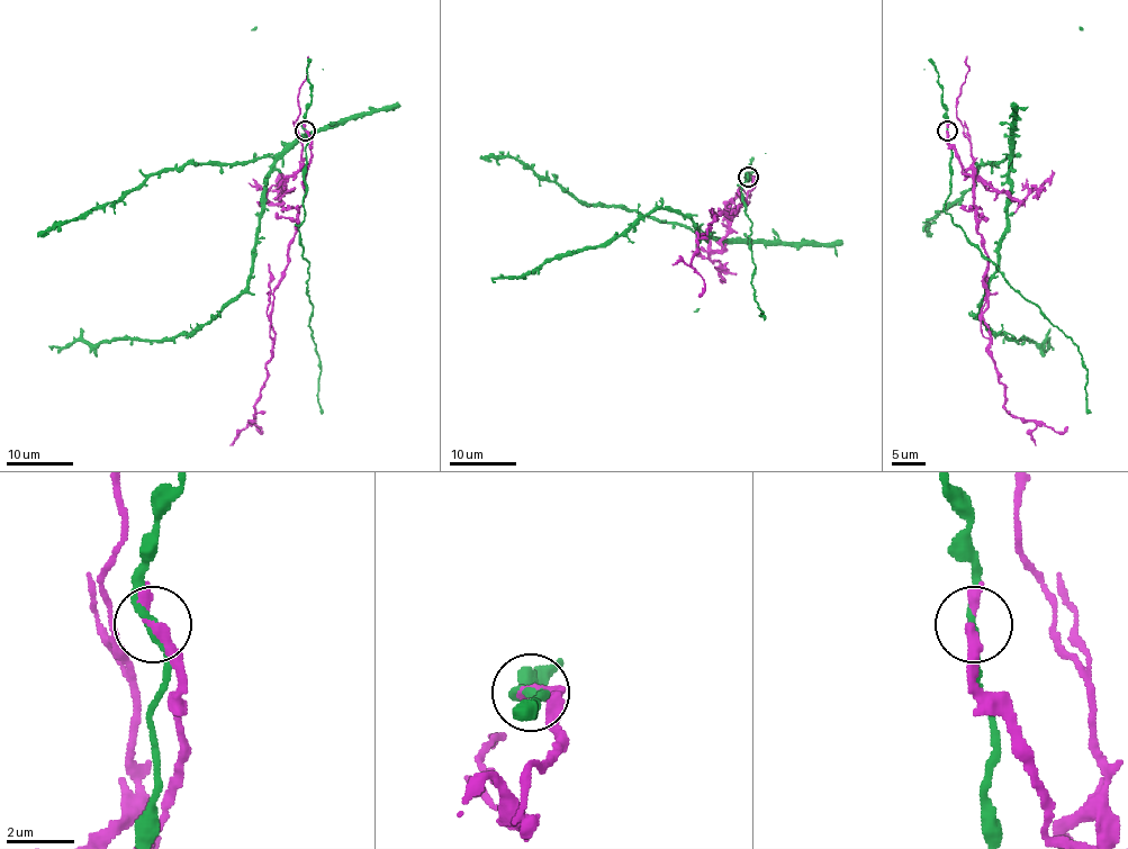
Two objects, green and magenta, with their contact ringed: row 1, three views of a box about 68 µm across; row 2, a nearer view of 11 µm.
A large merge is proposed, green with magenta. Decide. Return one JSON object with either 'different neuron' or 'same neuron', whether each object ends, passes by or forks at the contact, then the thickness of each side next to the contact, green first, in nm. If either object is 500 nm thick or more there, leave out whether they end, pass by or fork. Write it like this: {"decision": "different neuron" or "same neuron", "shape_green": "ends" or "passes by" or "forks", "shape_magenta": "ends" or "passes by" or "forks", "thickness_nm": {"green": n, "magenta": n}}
{"decision": "different neuron", "shape_green": "passes by", "shape_magenta": "passes by", "thickness_nm": {"green": 190, "magenta": 280}}

